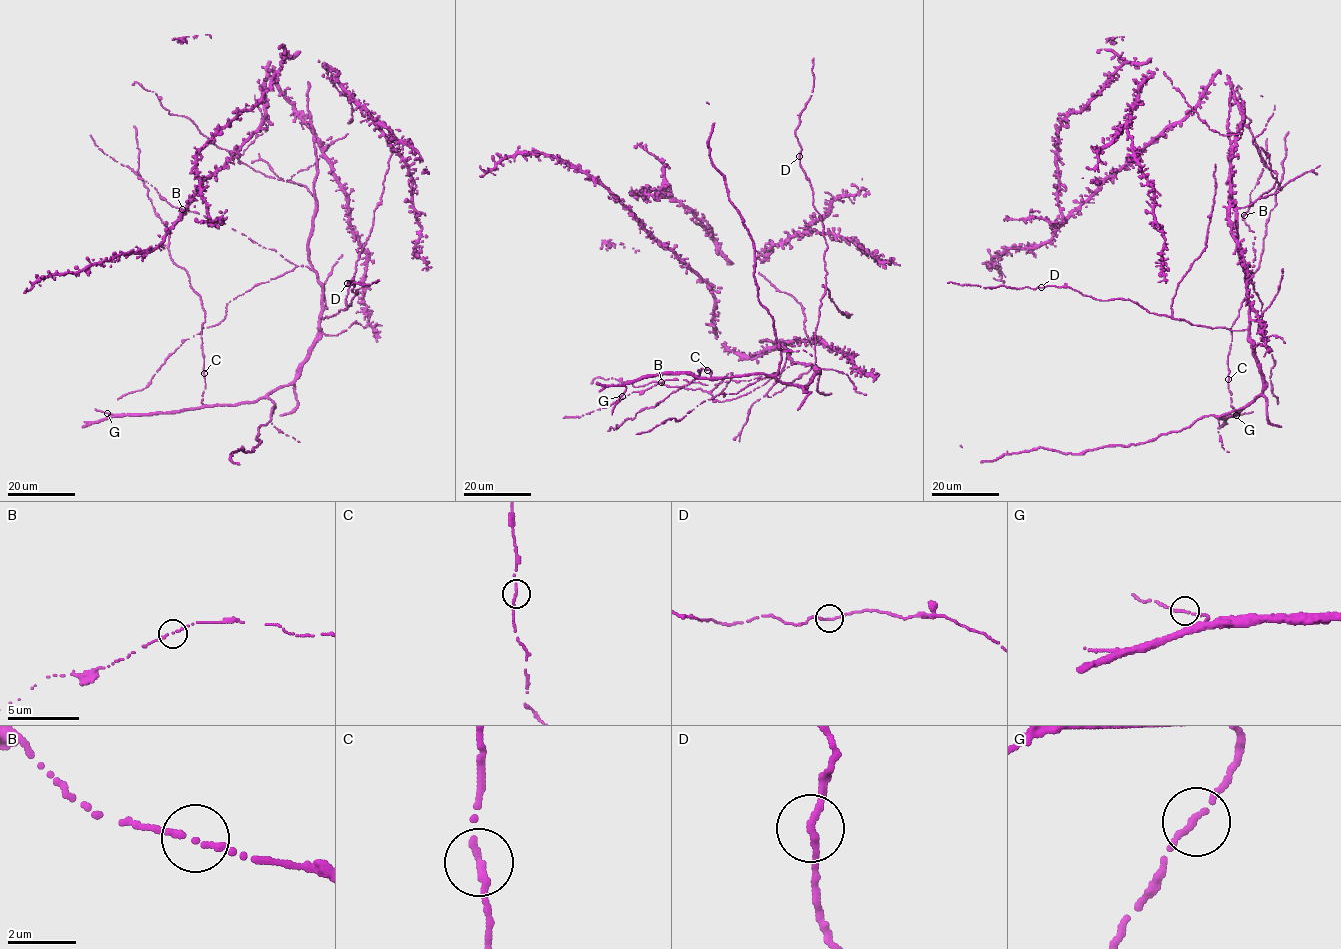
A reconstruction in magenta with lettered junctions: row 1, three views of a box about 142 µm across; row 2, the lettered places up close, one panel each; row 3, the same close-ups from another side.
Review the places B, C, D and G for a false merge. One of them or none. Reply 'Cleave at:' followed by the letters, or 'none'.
Cleave at: none

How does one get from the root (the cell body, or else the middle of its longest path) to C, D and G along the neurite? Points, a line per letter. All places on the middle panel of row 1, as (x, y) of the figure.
C: (784, 344), (792, 361), (816, 367), (807, 387), (783, 383), (765, 374), (712, 377), (707, 370)
D: (784, 344), (792, 361), (815, 367), (815, 328), (826, 288), (824, 257), (827, 245), (799, 156)
G: (784, 344), (792, 361), (816, 367), (807, 387), (765, 374), (701, 378), (657, 373), (628, 381), (622, 396)

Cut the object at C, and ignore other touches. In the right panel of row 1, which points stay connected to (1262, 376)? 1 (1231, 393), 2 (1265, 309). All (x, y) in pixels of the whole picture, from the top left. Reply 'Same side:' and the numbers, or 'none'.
Same side: 1, 2

